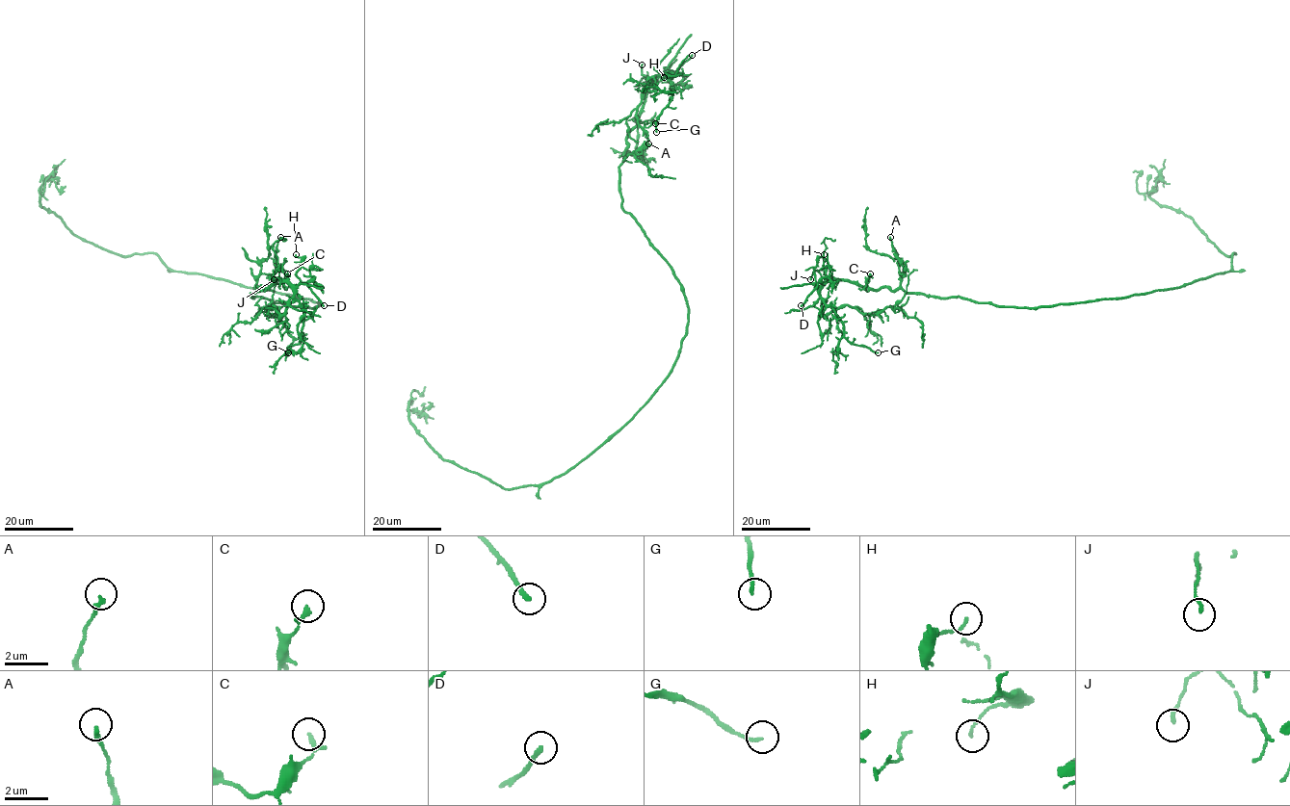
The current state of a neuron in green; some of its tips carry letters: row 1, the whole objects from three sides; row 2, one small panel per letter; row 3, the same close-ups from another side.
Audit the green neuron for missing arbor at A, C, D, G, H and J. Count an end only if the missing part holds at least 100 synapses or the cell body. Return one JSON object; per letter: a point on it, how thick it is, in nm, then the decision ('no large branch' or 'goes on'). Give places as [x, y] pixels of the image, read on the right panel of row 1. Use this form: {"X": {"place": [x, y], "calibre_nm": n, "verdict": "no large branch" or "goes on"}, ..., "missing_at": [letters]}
{"A": {"place": [890, 237], "calibre_nm": 200, "verdict": "no large branch"}, "C": {"place": [870, 273], "calibre_nm": 200, "verdict": "no large branch"}, "D": {"place": [801, 305], "calibre_nm": 200, "verdict": "no large branch"}, "G": {"place": [878, 352], "calibre_nm": 140, "verdict": "no large branch"}, "H": {"place": [824, 254], "calibre_nm": 120, "verdict": "no large branch"}, "J": {"place": [810, 279], "calibre_nm": 140, "verdict": "no large branch"}, "missing_at": []}

